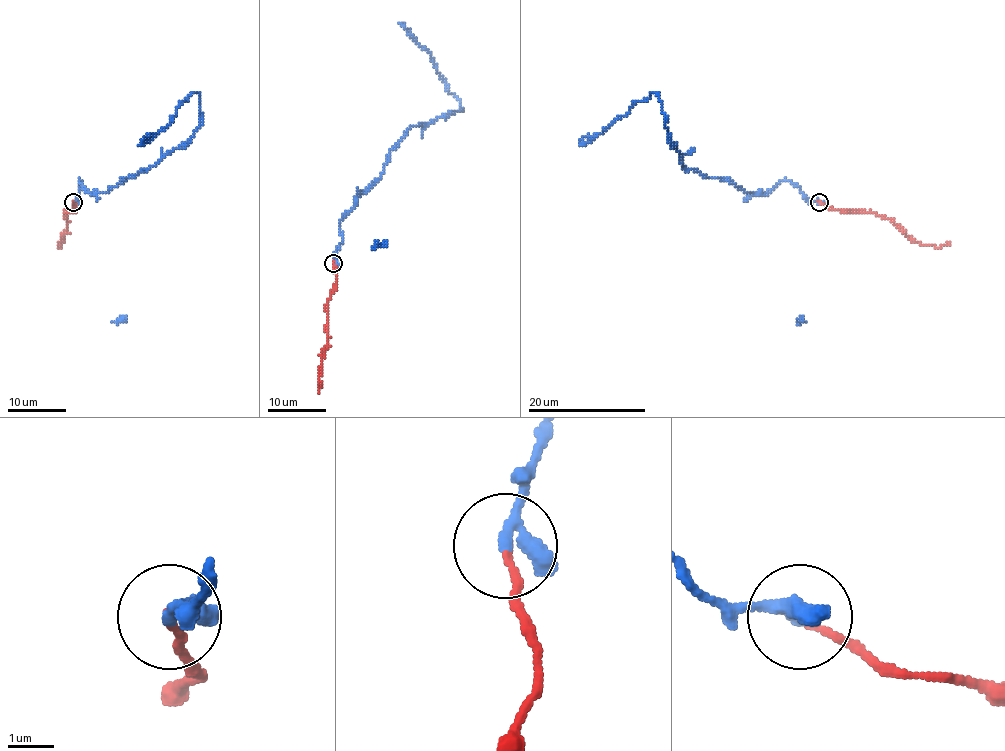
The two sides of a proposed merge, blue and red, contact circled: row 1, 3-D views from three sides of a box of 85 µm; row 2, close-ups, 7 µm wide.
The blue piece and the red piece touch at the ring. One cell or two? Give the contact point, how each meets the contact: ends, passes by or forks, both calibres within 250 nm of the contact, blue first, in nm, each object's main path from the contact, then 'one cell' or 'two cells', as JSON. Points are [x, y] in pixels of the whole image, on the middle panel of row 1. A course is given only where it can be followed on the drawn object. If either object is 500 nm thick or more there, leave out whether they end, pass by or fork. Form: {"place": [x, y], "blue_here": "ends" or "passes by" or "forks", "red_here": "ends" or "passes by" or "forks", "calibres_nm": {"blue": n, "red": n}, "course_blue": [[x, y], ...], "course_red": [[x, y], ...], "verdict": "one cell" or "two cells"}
{"place": [333, 263], "blue_here": "passes by", "red_here": "ends", "calibres_nm": {"blue": 280, "red": 160}, "course_blue": [[333, 263], [343, 216], [380, 176], [389, 151], [412, 126], [461, 109], [433, 57], [400, 22]], "course_red": [[333, 263], [337, 276], [336, 289], [327, 304], [328, 345], [322, 351], [318, 394]], "verdict": "one cell"}

